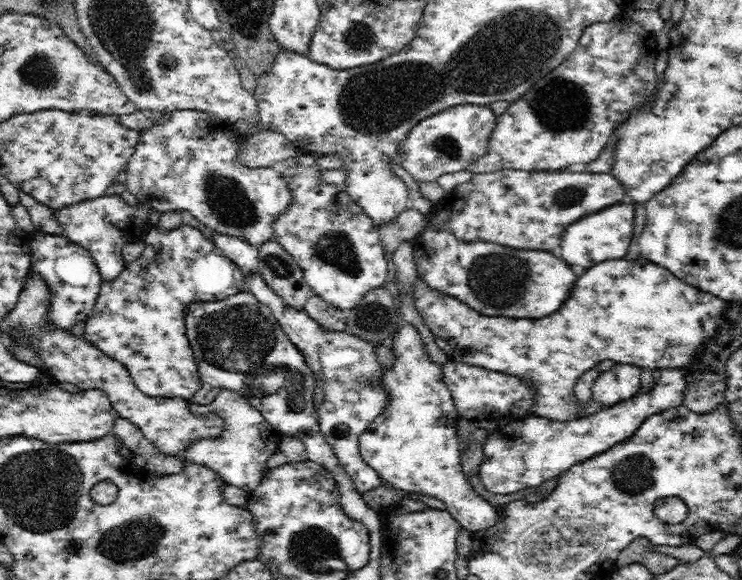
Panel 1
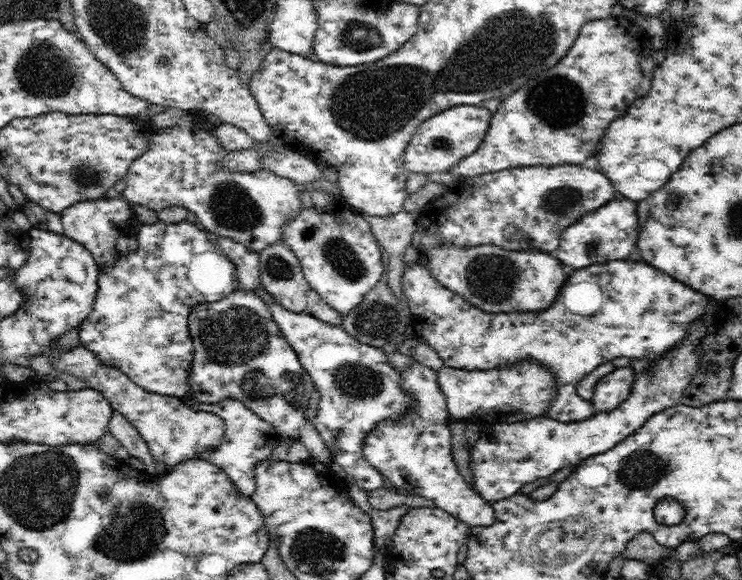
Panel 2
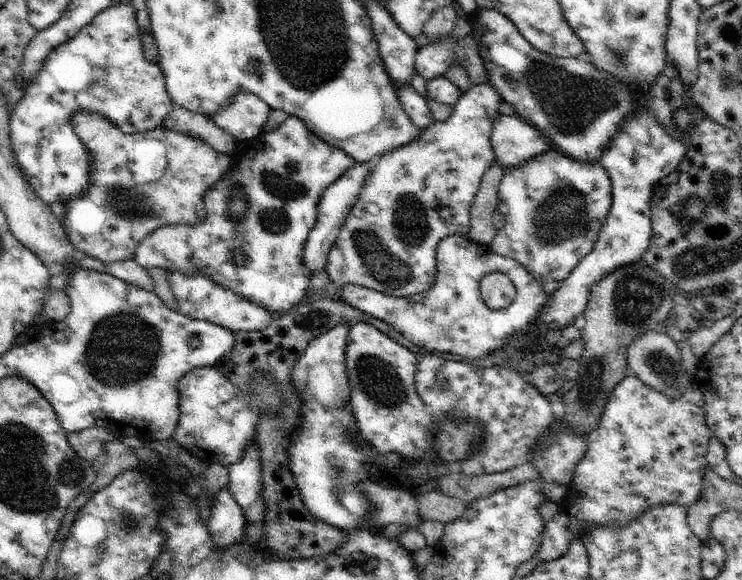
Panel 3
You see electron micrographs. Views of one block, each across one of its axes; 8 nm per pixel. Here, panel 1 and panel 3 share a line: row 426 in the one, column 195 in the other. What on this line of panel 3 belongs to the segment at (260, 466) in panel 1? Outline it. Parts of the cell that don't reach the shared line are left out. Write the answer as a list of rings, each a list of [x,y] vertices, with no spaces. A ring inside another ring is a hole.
[[[289,116],[288,119],[273,132],[262,132],[260,136],[248,141],[238,141],[226,176],[222,176],[204,196],[205,218],[193,226],[169,225],[158,228],[150,236],[146,236],[136,246],[135,262],[140,268],[161,268],[166,271],[178,270],[182,274],[202,272],[212,276],[212,282],[218,282],[222,288],[244,296],[252,304],[266,308],[268,312],[288,312],[290,308],[305,301],[309,282],[313,278],[304,266],[304,246],[308,242],[308,234],[318,224],[318,208],[324,192],[344,176],[344,172],[356,166],[356,160],[340,148],[334,148],[312,134],[304,122]],[[236,190],[242,190],[248,200],[248,212],[244,220],[232,222],[228,218],[228,204]],[[236,252],[244,252],[244,266],[234,262]]]

